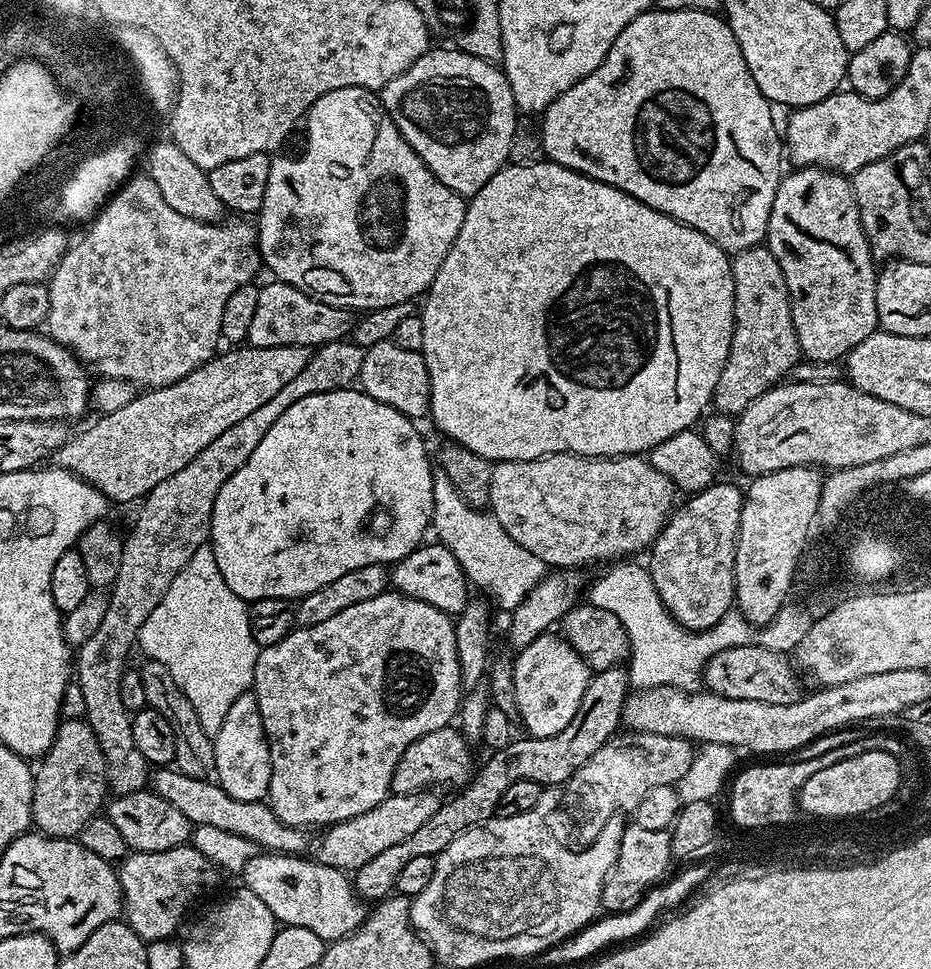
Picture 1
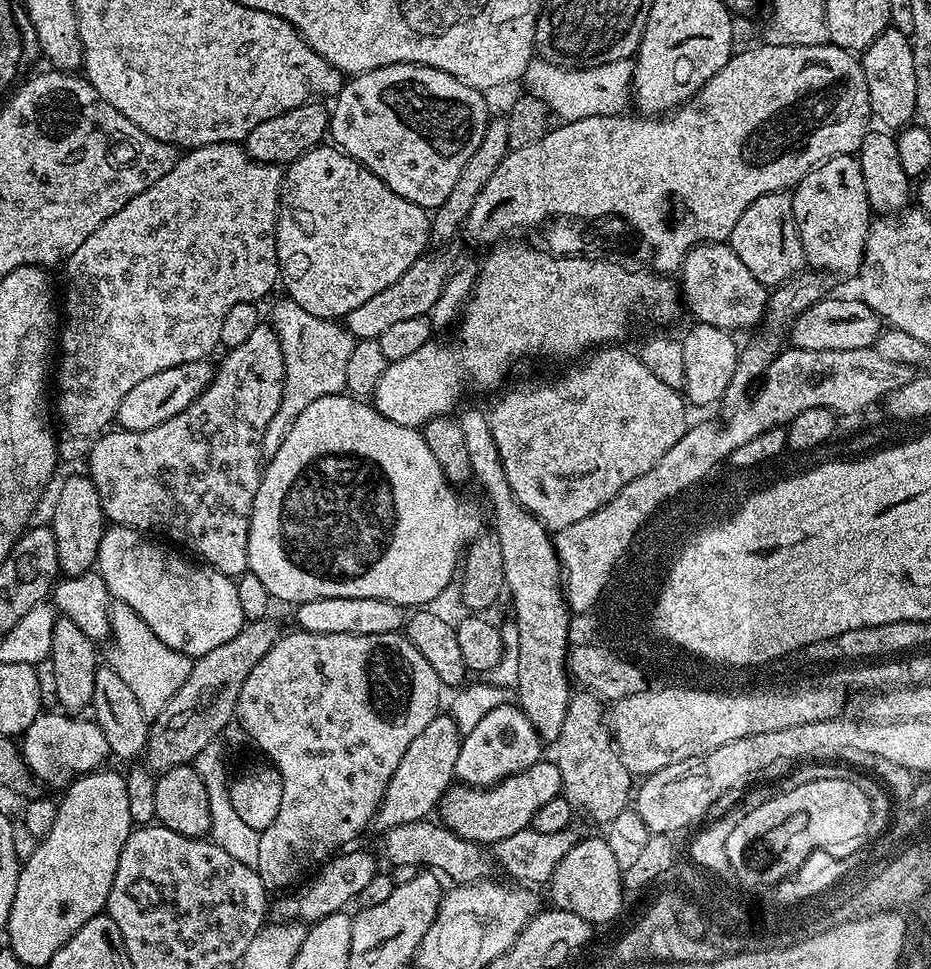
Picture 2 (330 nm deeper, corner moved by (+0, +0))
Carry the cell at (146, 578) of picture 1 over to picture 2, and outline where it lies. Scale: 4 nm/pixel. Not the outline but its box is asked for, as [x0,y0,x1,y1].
[260,298,356,462]

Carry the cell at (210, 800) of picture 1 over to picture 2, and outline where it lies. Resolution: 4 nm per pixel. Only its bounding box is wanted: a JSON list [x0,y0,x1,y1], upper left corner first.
[19,710,110,790]

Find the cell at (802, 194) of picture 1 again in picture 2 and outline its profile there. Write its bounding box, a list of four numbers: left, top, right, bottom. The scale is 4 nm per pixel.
[791,155,874,272]

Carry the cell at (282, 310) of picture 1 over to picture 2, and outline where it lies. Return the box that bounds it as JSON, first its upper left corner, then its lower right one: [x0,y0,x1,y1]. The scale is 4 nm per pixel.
[86,322,284,578]

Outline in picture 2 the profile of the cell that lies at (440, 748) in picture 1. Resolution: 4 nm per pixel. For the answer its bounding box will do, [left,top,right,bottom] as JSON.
[438,758,562,846]

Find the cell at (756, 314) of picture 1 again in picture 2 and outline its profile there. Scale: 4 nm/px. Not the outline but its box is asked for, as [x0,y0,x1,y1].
[727,191,806,286]

